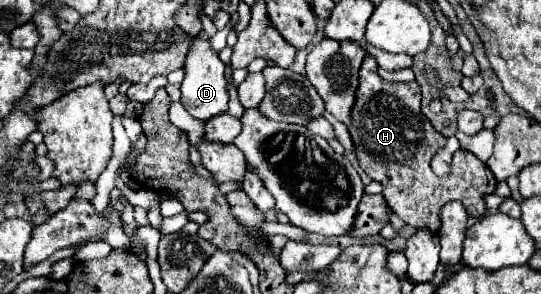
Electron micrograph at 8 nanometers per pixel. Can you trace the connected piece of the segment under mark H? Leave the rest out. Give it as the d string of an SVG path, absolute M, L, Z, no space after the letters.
M366 56L360 66L356 102L350 114L348 132L354 142L354 154L360 168L376 182L382 184L382 194L390 208L410 226L438 232L440 210L448 202L462 202L470 218L486 214L484 196L496 188L496 178L490 168L468 150L454 152L452 170L448 176L438 178L430 172L430 156L446 144L446 138L434 130L430 120L420 112L420 88L416 82L388 82L378 76L378 64Z

